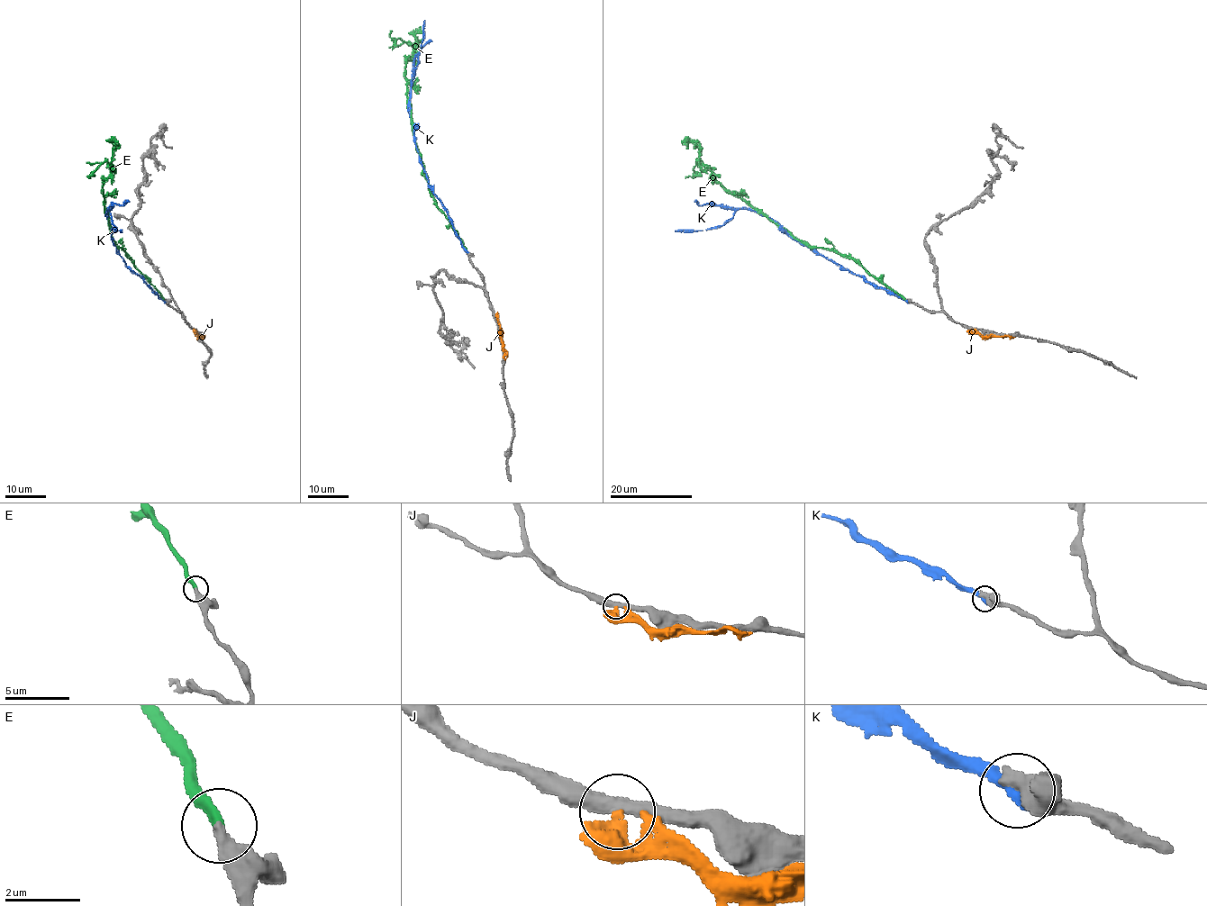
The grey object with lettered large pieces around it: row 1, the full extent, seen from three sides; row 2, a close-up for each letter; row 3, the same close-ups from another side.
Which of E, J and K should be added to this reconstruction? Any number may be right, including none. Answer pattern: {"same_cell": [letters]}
{"same_cell": ["E"]}

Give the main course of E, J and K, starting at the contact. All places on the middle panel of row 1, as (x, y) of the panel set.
E: (467, 250), (458, 231), (431, 197), (412, 130), (405, 63), (412, 56), (416, 32), (421, 31)
J: (495, 315), (505, 359)
K: (467, 251), (454, 230), (452, 220), (429, 185), (411, 116), (412, 84), (424, 20)

